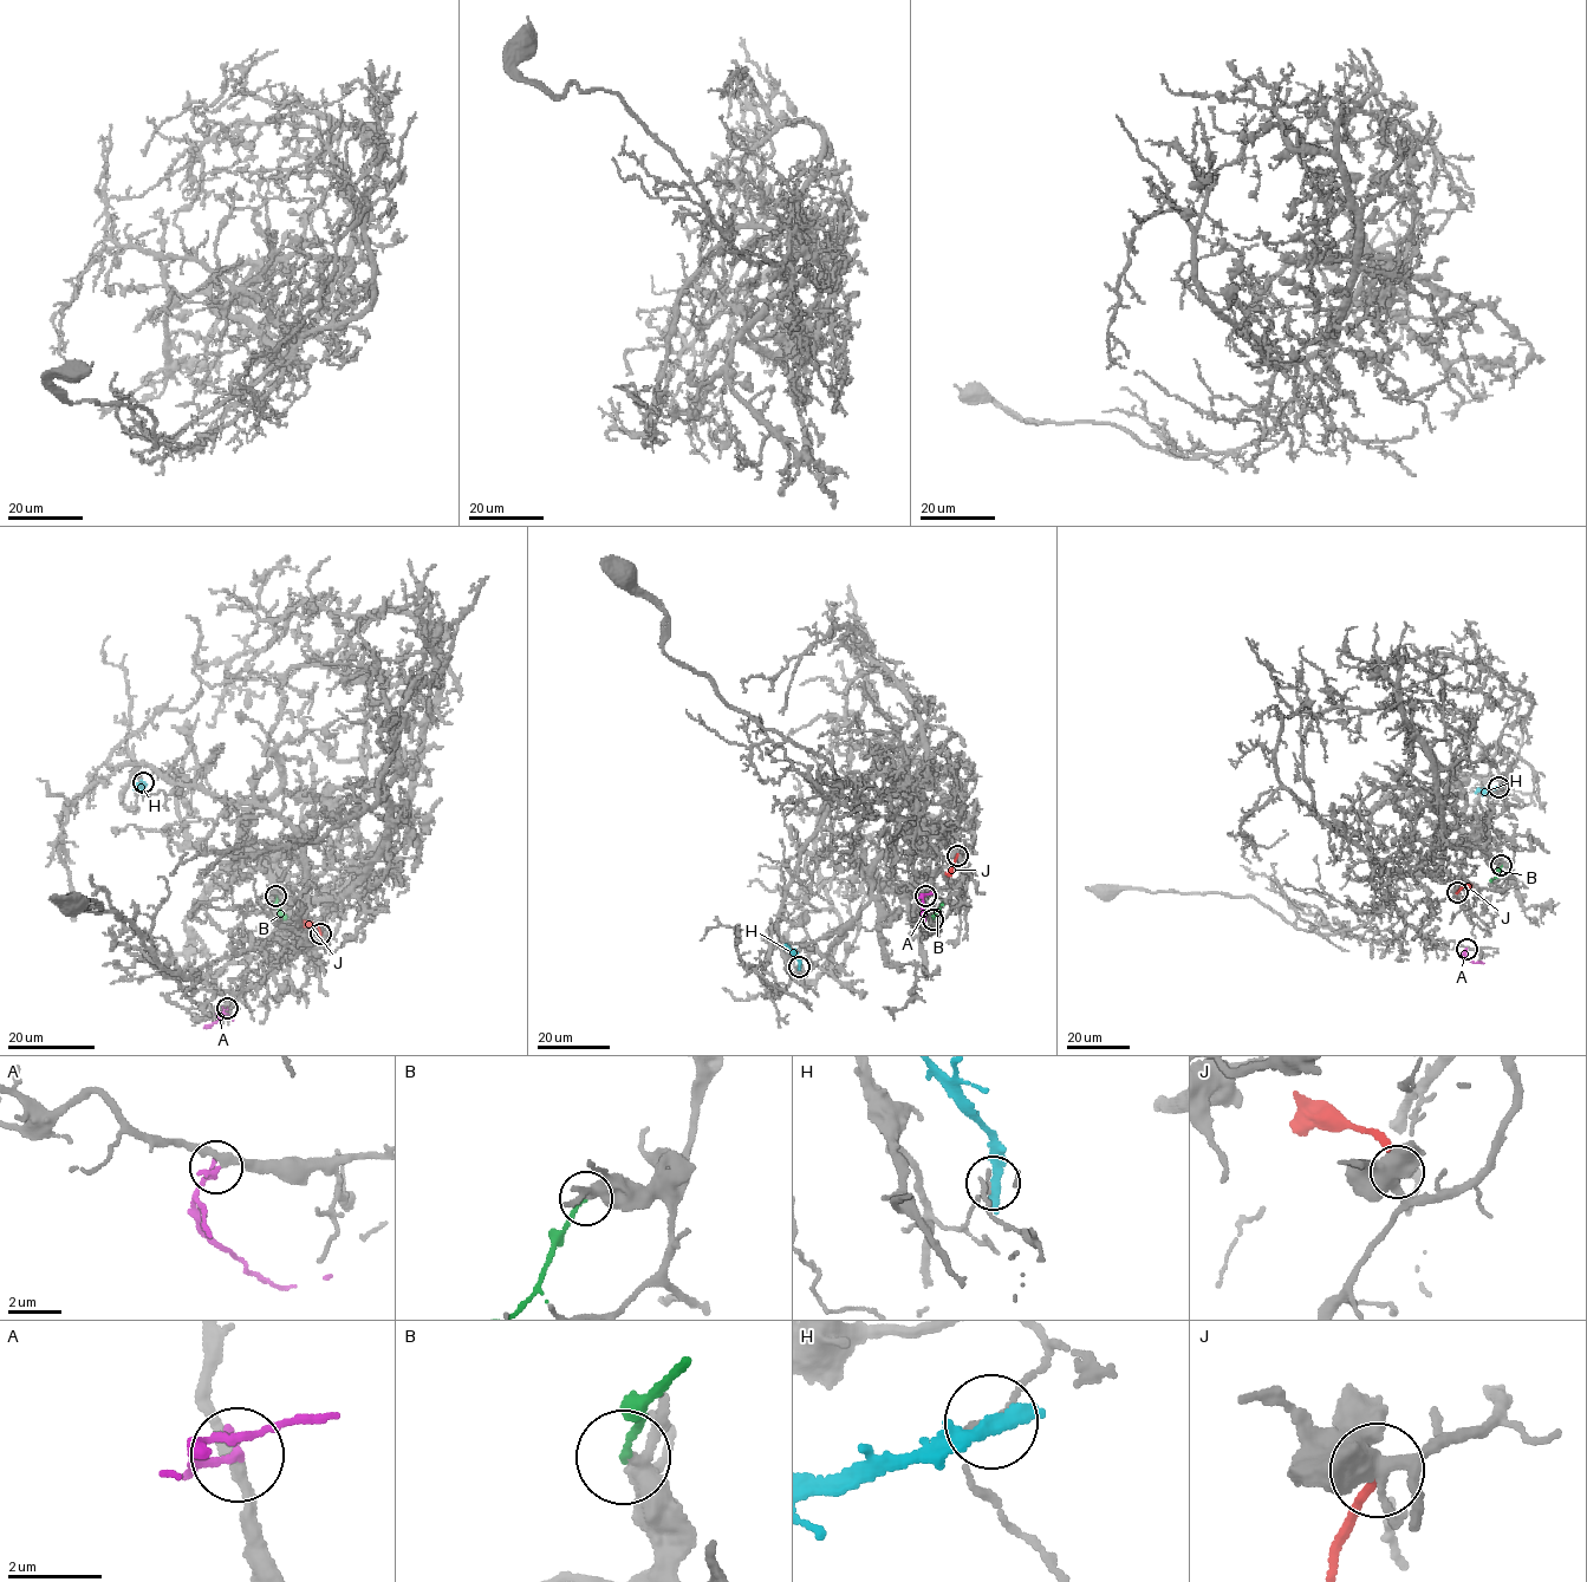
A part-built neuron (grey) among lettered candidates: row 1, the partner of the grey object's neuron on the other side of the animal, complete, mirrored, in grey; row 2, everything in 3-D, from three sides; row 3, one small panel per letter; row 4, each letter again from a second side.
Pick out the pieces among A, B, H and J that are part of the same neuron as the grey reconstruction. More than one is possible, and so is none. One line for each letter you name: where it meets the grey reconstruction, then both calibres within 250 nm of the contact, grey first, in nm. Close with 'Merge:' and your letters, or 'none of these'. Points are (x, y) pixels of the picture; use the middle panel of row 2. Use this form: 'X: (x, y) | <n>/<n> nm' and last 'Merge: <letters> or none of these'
A: (925, 896) | 260/180 nm
Merge: A

